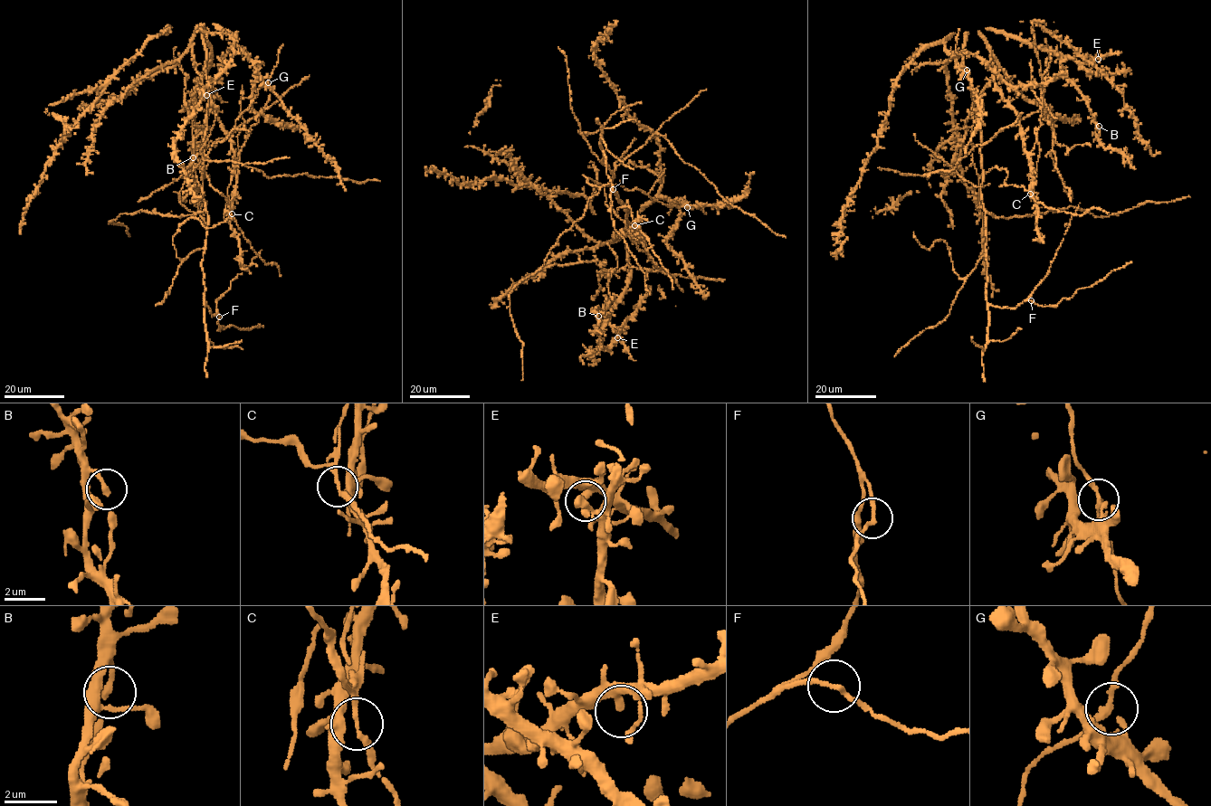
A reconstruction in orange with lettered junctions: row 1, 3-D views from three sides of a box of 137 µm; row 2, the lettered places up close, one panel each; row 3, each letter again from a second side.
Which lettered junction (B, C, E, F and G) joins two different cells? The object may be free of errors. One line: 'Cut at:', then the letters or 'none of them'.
Cut at: C

